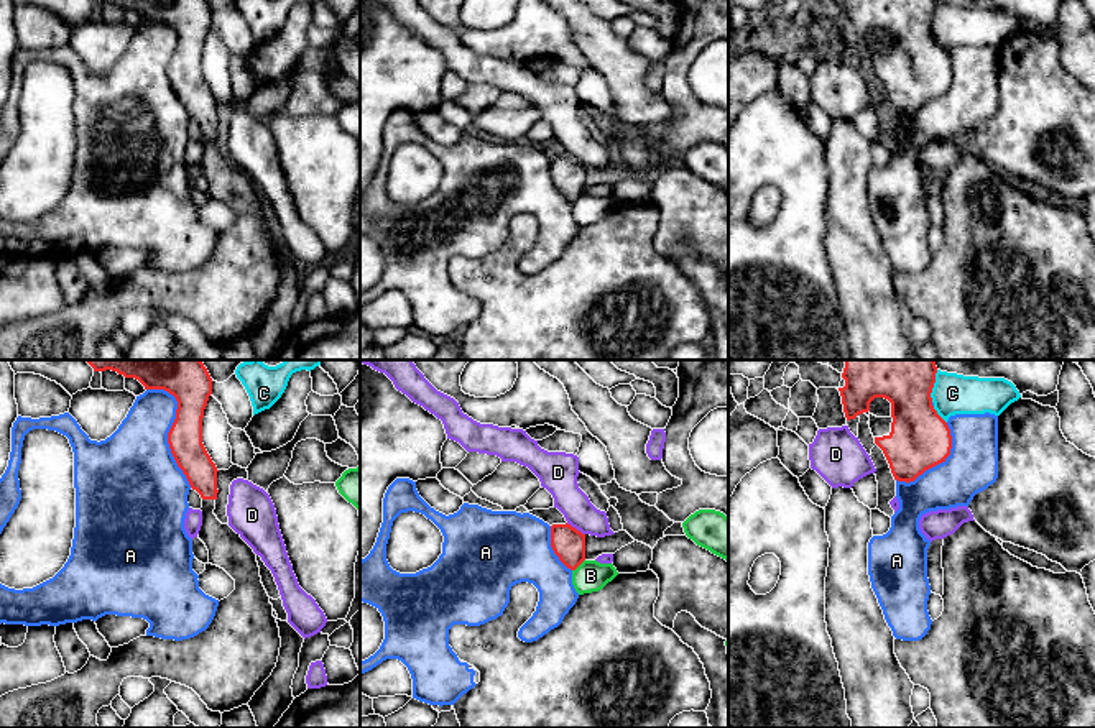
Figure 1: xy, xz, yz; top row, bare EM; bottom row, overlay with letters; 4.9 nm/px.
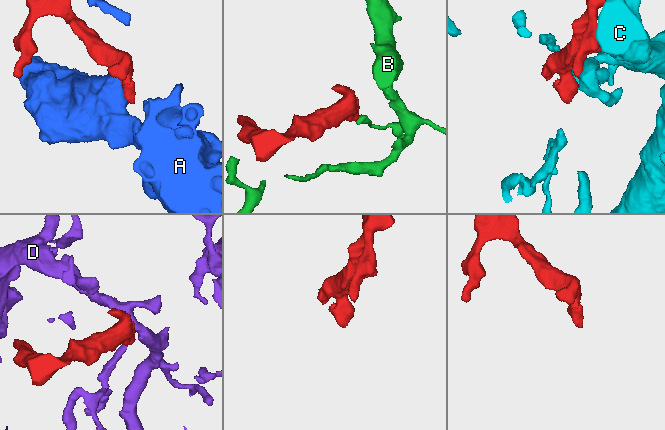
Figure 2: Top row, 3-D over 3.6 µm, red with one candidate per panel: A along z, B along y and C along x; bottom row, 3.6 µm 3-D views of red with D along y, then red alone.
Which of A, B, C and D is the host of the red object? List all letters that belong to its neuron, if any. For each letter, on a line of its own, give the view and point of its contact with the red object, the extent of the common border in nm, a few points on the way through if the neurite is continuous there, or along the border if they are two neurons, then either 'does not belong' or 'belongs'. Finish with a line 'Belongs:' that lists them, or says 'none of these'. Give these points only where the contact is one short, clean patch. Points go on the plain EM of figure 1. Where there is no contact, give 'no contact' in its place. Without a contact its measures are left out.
A: meets red in xy at (170, 61); contact 550 nm long; does not belong
B: meets red in xz at (577, 198); contact 90 nm long; does not belong
C: meets red in yz at (937, 46); contact 110 nm long; does not belong
D: meets red in xz at (574, 160); contact 110 nm long; does not belong
Belongs: none of these

